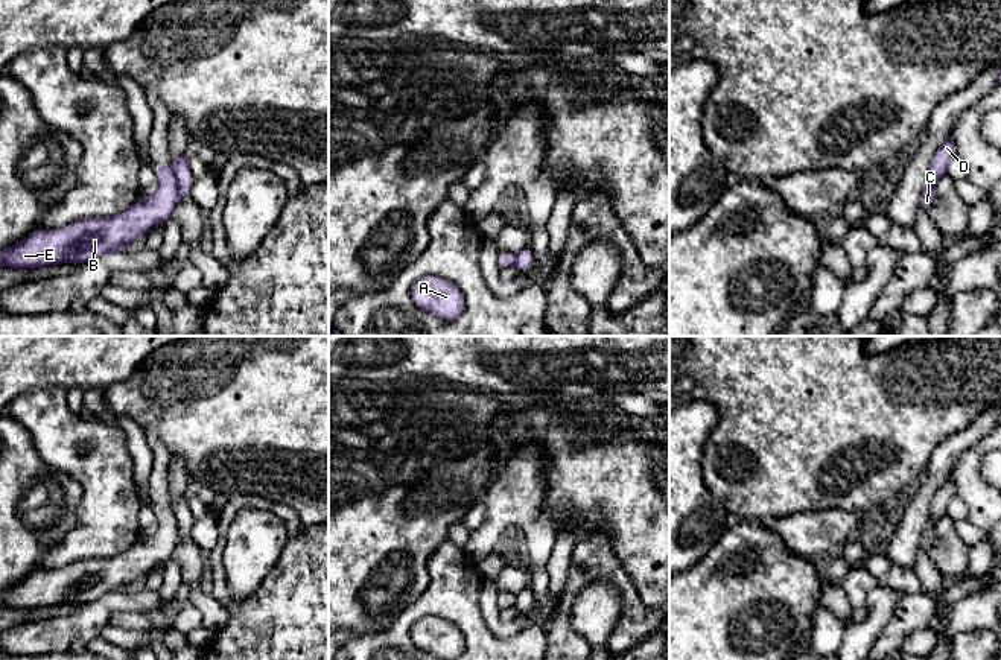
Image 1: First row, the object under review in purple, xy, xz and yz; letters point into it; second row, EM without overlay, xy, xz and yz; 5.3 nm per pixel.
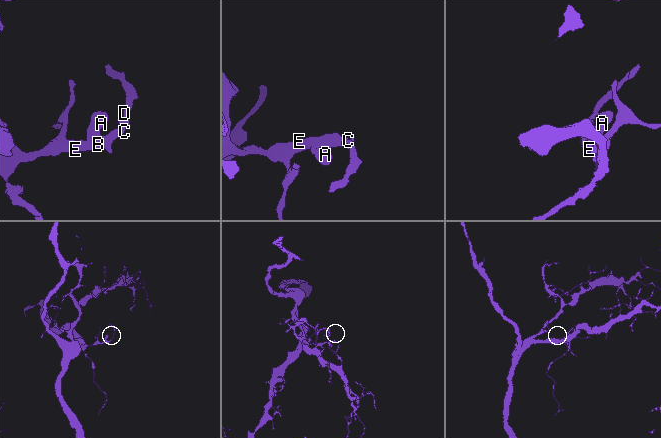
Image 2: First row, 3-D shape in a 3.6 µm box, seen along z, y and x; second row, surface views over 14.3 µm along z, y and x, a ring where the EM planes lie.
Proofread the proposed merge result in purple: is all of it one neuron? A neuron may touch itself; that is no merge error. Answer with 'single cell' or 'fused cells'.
fused cells

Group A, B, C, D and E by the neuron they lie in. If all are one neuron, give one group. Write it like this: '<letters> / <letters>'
A B C E / D

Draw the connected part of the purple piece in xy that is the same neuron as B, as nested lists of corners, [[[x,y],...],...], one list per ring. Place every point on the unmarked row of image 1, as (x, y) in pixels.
[[[169,505],[154,508],[158,531],[141,537],[114,557],[82,557],[61,569],[37,569],[26,579],[0,590],[0,607],[37,610],[59,604],[90,604],[106,593],[128,593],[128,587],[154,566],[166,563],[180,541],[180,529]]]

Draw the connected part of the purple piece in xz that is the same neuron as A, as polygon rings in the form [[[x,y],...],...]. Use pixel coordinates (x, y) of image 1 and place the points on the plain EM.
[[[440,616],[418,619],[411,628],[411,640],[421,652],[441,660],[456,660],[466,649],[466,639],[458,627]]]

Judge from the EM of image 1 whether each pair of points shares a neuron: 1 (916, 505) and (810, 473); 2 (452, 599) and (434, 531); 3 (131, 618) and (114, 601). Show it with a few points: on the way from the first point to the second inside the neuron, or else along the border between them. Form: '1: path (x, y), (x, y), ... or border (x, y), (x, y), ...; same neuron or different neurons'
1: border (925, 473), (899, 505); different neurons
2: border (448, 540), (428, 558), (429, 581); different neurons
3: border (142, 612), (114, 612), (108, 621); different neurons

